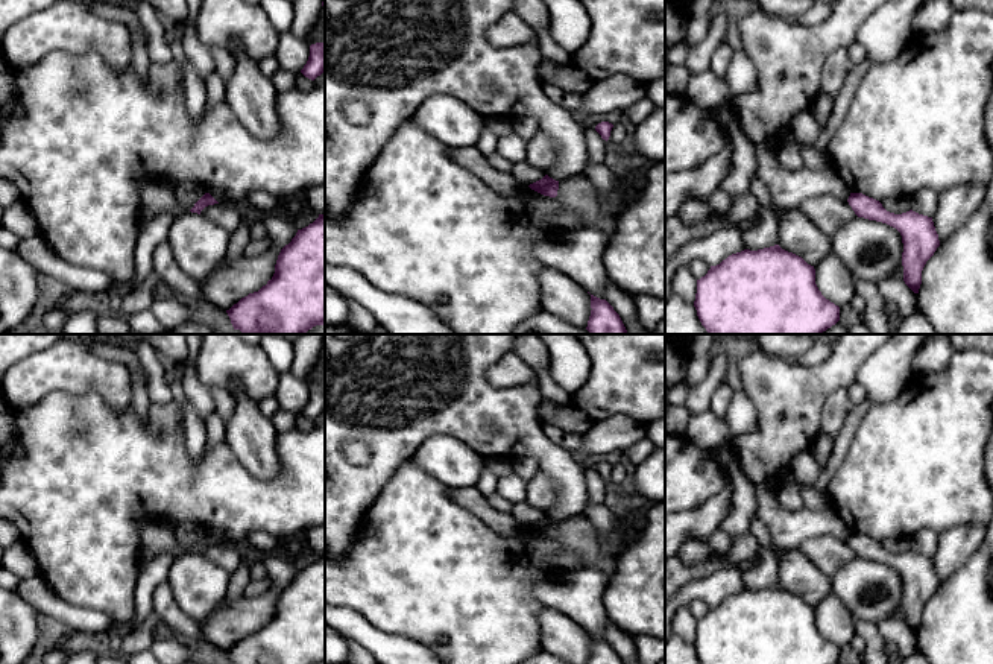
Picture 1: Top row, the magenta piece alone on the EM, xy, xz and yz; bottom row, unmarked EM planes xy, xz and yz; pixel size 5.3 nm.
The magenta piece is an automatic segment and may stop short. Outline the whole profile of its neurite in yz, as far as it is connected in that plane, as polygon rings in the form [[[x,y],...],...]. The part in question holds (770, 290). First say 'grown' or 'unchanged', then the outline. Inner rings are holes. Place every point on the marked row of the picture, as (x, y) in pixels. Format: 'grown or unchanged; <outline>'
unchanged; [[[779,245],[729,255],[697,280],[694,307],[709,334],[821,334],[840,321],[840,307],[826,299],[815,284],[815,269]]]

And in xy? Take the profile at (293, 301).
unchanged; [[[325,214],[298,229],[276,260],[275,274],[258,292],[249,293],[226,310],[234,330],[244,334],[305,334],[316,325],[325,325]]]

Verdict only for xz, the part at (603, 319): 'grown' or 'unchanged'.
unchanged

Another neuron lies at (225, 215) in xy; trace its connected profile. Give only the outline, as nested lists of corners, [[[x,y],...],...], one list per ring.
[[[234,202],[208,205],[200,211],[200,214],[229,232],[232,232],[241,220],[238,205]]]

